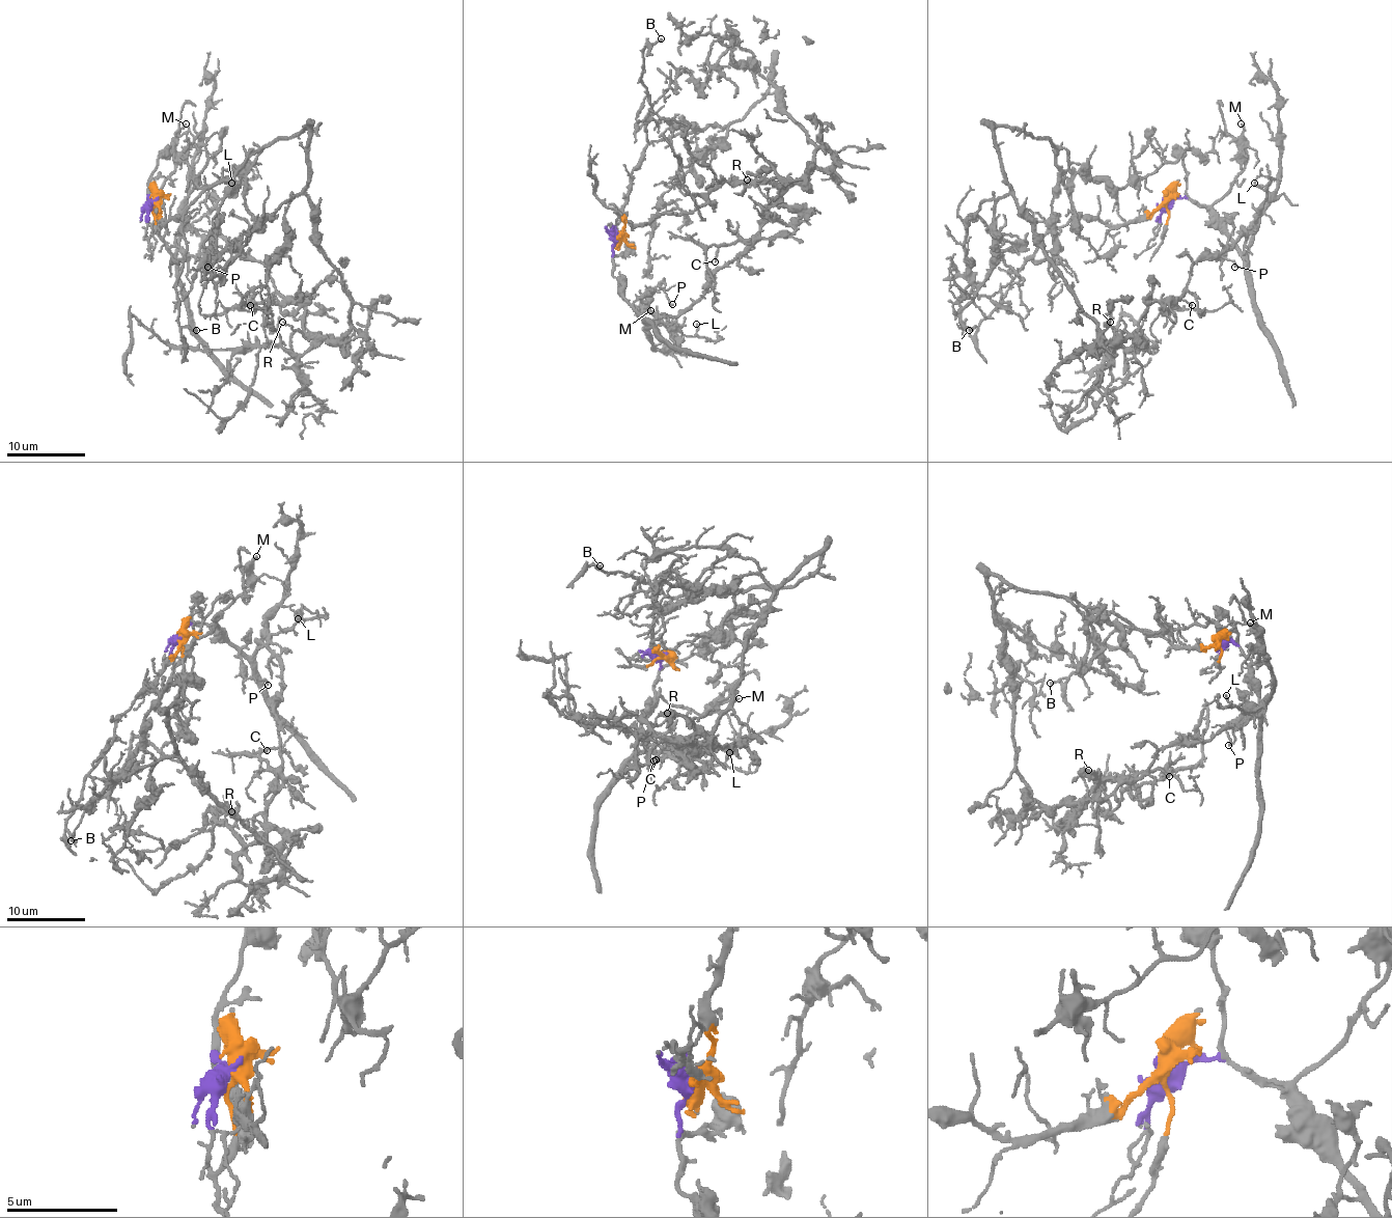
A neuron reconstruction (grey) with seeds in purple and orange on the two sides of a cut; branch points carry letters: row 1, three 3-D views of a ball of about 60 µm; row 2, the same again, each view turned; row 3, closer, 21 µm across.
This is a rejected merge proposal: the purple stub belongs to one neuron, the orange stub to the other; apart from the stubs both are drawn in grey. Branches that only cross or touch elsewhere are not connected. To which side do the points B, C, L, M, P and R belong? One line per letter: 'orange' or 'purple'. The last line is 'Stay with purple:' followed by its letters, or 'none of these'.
B: orange
C: orange
L: purple
M: purple
P: purple
R: orange
Stay with purple: L, M, P

